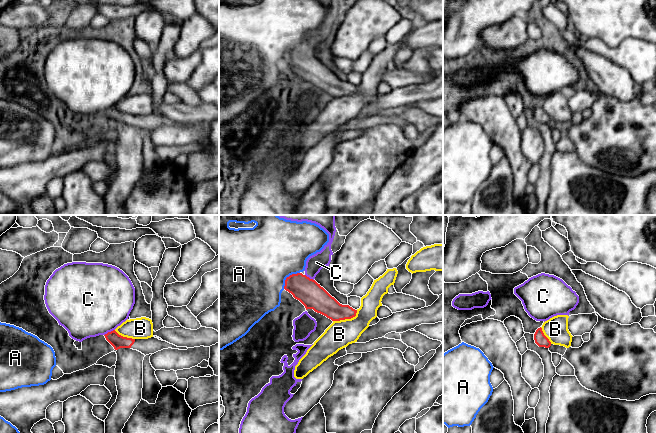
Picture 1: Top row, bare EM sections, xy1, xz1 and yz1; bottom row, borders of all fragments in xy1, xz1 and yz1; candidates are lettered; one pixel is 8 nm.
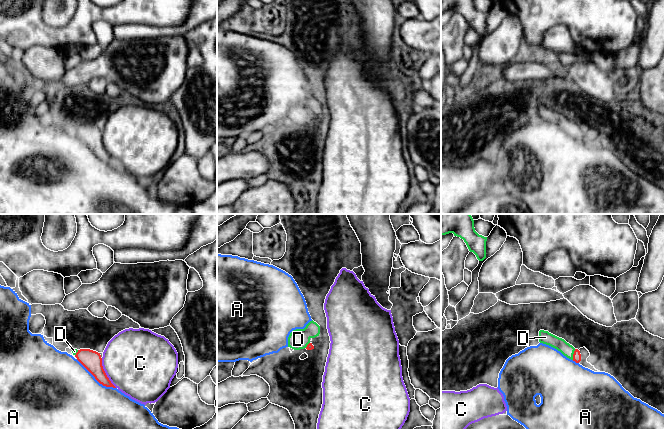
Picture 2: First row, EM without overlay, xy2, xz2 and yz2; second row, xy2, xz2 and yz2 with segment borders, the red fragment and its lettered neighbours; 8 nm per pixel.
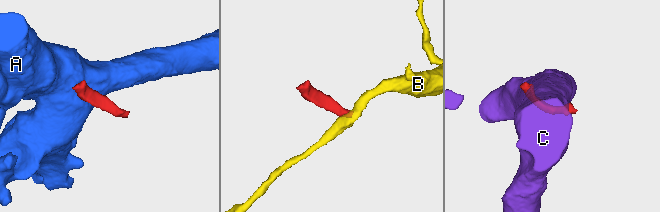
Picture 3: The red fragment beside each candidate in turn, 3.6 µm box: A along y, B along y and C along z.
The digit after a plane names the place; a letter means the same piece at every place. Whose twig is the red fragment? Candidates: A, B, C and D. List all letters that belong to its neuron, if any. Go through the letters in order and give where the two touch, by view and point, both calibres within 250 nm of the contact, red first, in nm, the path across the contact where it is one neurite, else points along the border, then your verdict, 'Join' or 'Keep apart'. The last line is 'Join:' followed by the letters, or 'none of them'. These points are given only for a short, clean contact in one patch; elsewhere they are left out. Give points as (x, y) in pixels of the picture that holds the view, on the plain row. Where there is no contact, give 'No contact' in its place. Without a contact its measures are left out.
A: Touches red at xy2 (96, 155). Thickness 160 nm (red) against 500 nm. Keep apart
B: Touches red at xz1 (346, 94). Thickness 180 nm (red) against 220 nm. Boundary: xz1 (357, 86), (356, 90), (350, 94), (333, 97). Keep apart
C: Touches red at xy2 (105, 149). Thickness 160 nm (red) against 500 nm. Keep apart
D: Touches red at yz2 (573, 130). Thickness 60 nm (red) against 100 nm. Path across: yz2 (576, 132), (573, 130), (566, 125). Join
Join: D

